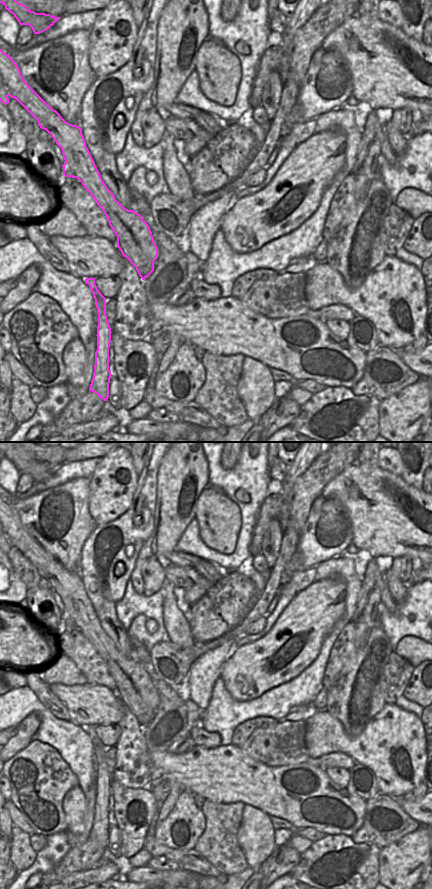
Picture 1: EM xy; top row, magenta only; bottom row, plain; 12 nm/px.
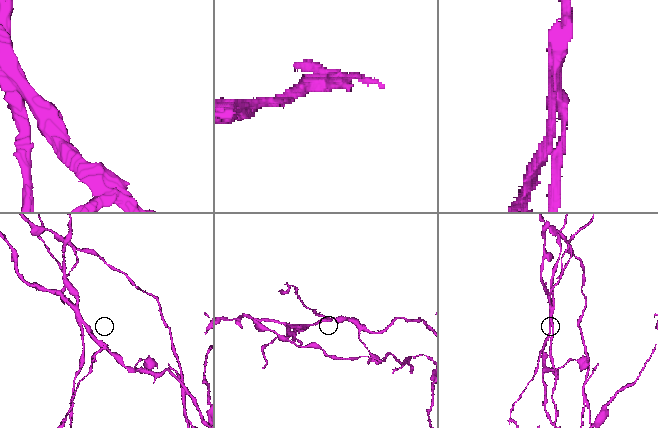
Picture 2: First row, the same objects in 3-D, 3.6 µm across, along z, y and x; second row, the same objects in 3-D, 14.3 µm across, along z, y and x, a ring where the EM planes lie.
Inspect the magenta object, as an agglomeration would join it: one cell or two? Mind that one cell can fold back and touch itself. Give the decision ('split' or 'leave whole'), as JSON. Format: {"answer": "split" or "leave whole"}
{"answer": "split"}

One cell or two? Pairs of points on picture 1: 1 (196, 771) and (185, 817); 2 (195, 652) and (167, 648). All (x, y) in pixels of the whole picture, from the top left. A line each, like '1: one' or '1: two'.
1: two
2: one

